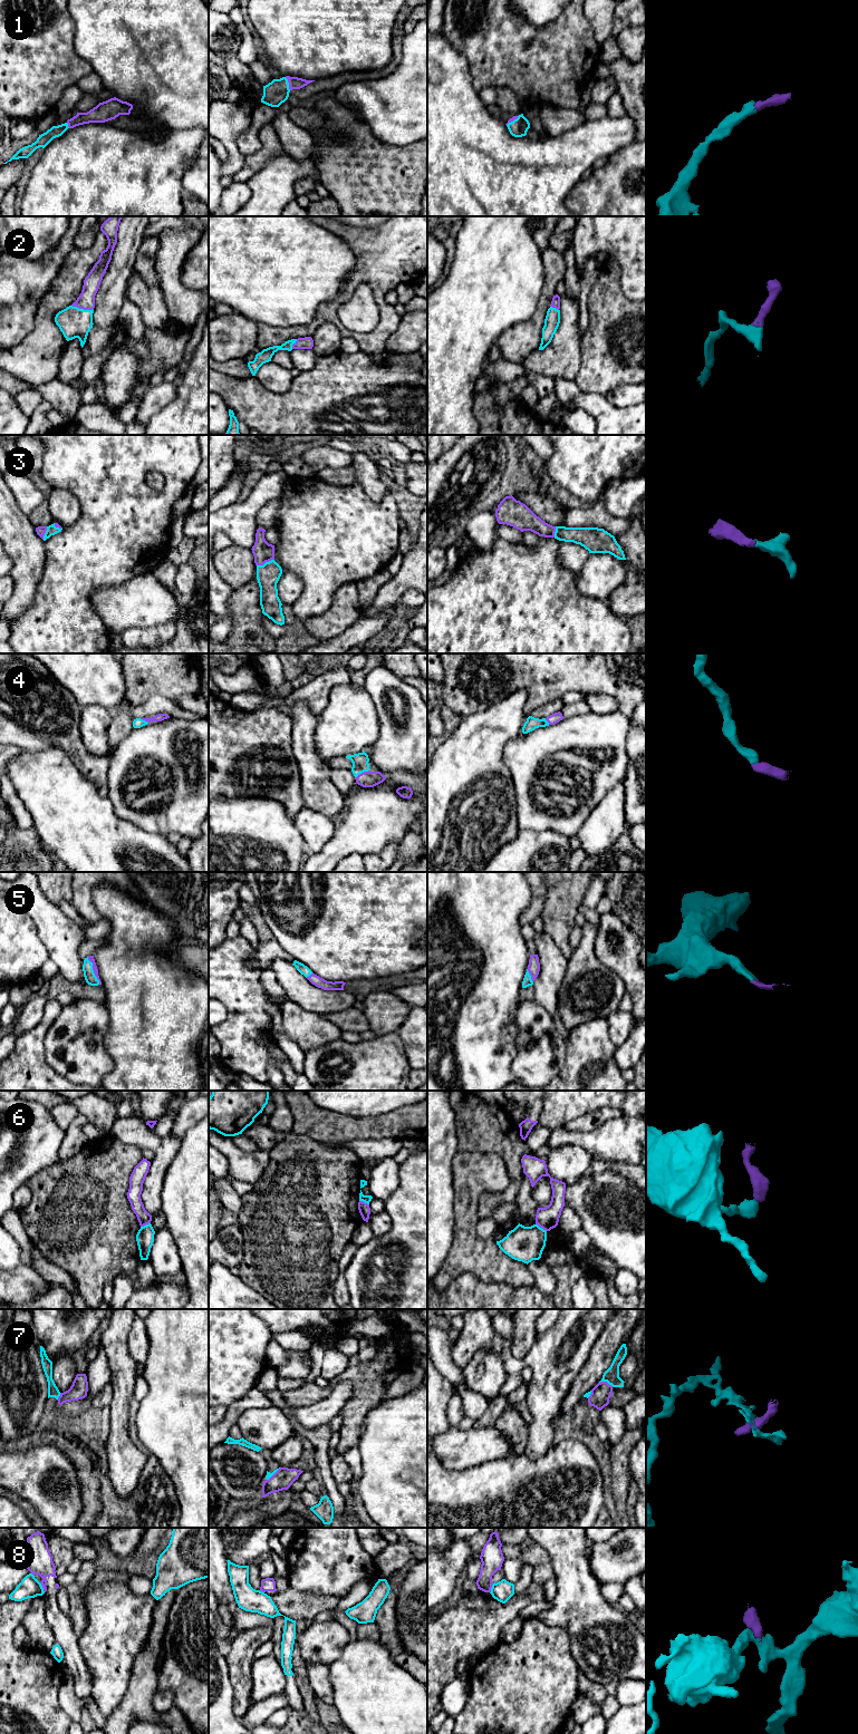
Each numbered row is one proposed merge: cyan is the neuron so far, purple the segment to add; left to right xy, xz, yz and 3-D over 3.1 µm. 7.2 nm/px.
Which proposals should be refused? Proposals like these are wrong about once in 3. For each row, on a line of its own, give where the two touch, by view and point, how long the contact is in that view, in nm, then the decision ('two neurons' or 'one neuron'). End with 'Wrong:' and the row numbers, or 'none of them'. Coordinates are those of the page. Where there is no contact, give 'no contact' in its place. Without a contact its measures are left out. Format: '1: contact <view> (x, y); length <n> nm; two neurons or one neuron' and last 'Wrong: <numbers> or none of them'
1: contact xz (288, 84); length 100 nm; one neuron
2: contact xy (83, 309); length 170 nm; one neuron
3: contact xz (266, 562); length 140 nm; one neuron
4: contact xz (362, 772); length 120 nm; one neuron
5: contact xy (93, 970); length 220 nm; one neuron
6: contact yz (541, 1228); length 100 nm; two neurons
7: contact yz (606, 1381); length 110 nm; two neurons
8: contact xy (41, 1587); length 80 nm; two neurons
Wrong: 6, 7, 8

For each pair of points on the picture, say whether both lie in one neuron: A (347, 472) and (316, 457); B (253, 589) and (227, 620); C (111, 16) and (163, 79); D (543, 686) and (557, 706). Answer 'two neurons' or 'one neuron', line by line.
A: two neurons
B: two neurons
C: one neuron
D: two neurons

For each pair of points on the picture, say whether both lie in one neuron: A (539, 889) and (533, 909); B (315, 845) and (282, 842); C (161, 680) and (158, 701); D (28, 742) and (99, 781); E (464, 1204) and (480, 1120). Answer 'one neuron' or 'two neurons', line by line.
A: one neuron
B: two neurons
C: two neurons
D: one neuron
E: two neurons

